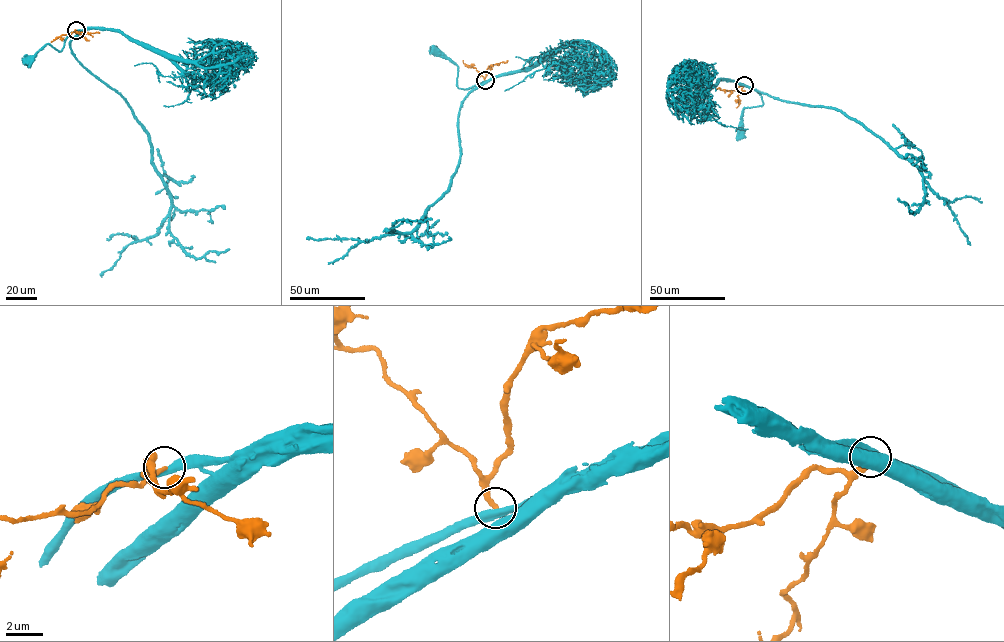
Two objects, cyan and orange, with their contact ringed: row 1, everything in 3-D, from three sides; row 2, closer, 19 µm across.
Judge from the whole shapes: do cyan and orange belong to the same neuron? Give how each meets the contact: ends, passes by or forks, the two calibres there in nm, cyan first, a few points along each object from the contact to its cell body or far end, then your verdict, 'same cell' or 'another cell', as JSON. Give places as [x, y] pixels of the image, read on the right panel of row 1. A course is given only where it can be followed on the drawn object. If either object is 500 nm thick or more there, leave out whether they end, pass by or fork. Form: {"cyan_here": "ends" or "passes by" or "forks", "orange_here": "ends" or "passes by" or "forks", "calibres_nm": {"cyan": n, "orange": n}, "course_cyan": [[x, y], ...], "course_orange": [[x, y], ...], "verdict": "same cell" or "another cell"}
{"cyan_here": "passes by", "orange_here": "ends", "calibres_nm": {"cyan": 380, "orange": 260}, "course_cyan": [[744, 85], [758, 92], [763, 103], [744, 108], [741, 133]], "course_orange": [[744, 85], [734, 90], [717, 89]], "verdict": "another cell"}

